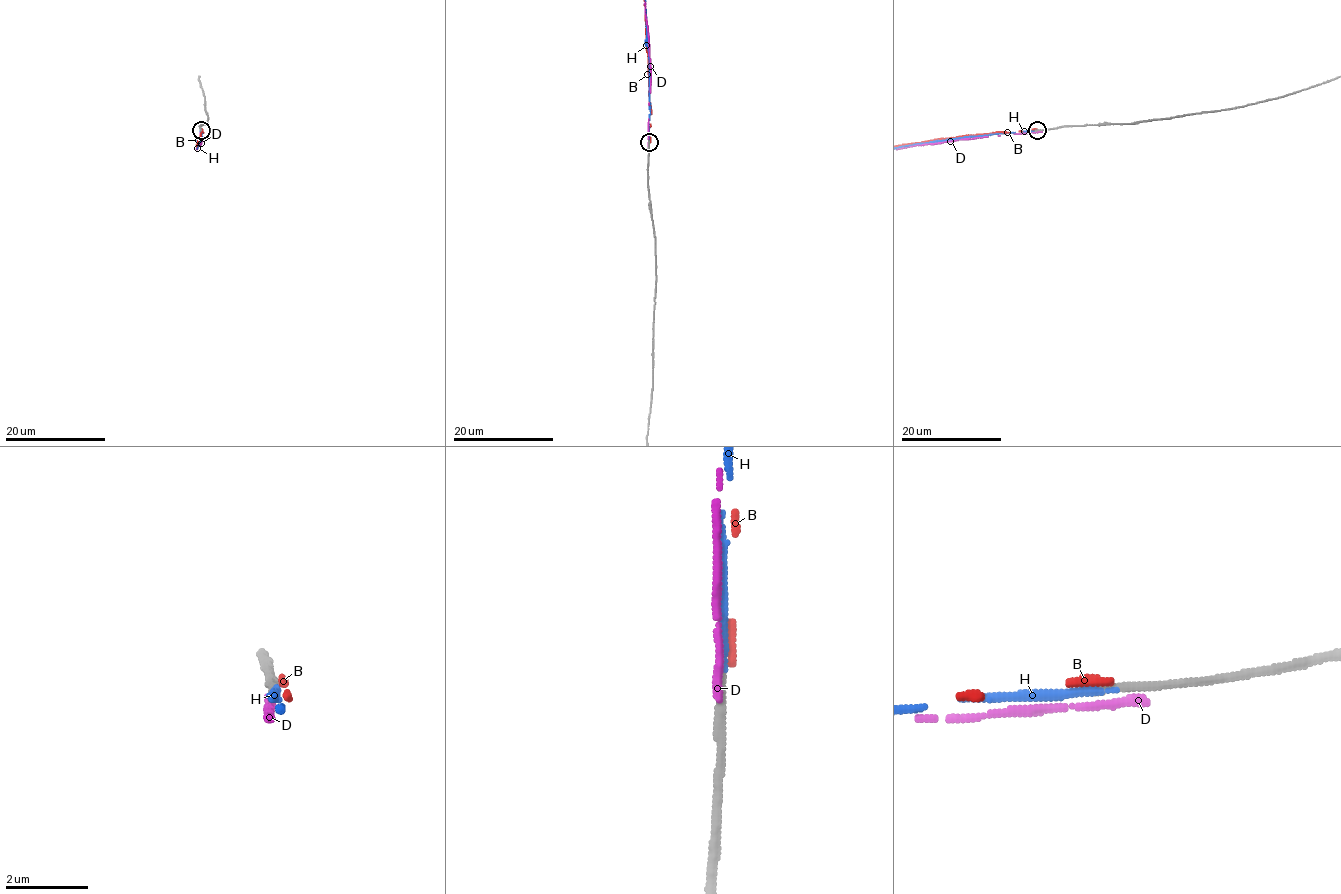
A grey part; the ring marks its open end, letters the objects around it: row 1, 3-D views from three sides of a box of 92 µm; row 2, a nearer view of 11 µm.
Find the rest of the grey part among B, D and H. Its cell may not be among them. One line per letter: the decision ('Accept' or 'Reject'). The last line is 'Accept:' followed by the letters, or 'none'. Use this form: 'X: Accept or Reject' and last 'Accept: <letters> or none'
B: Reject
D: Reject
H: Accept
Accept: H

